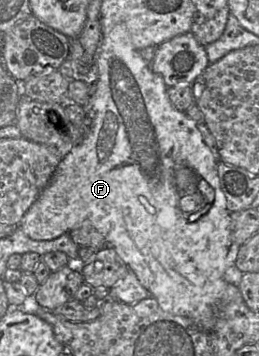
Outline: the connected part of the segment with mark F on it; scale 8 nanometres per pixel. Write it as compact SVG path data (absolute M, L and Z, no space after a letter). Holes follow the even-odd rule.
M116 25L108 34L102 35L93 63L93 79L94 83L96 83L93 128L89 134L83 136L79 144L63 157L47 186L20 220L19 227L33 240L52 240L82 226L94 227L104 236L107 244L115 250L128 269L136 274L140 284L149 291L150 295L157 300L159 306L164 311L173 315L188 317L202 330L211 331L215 325L215 306L223 296L227 285L225 273L234 264L237 250L240 246L234 242L232 237L231 216L227 209L226 197L221 189L217 171L219 159L214 157L212 151L204 142L203 136L197 128L197 122L189 118L186 113L174 108L167 95L168 87L163 78L154 73L150 65L142 58L140 51L133 46L124 25ZM184 167L189 168L194 173L194 179L187 186L187 191L185 192L190 193L195 189L201 189L202 192L202 189L204 189L202 197L206 197L205 203L210 203L211 205L208 212L194 222L190 222L189 215L183 213L180 209L180 199L183 196L180 194L175 175L178 169Z

